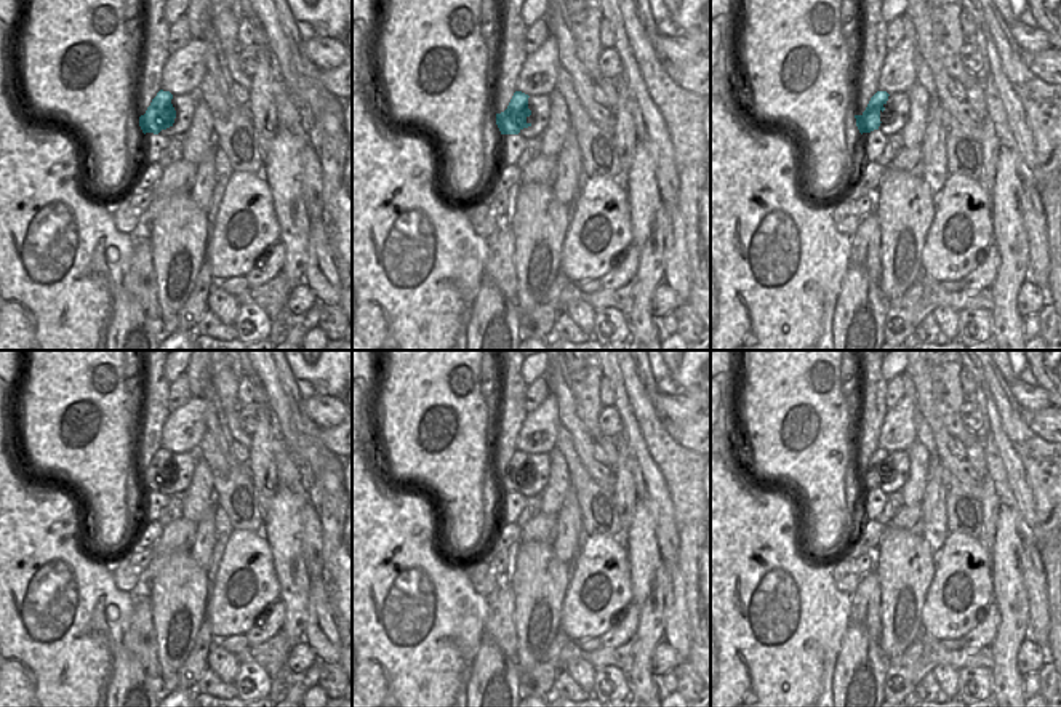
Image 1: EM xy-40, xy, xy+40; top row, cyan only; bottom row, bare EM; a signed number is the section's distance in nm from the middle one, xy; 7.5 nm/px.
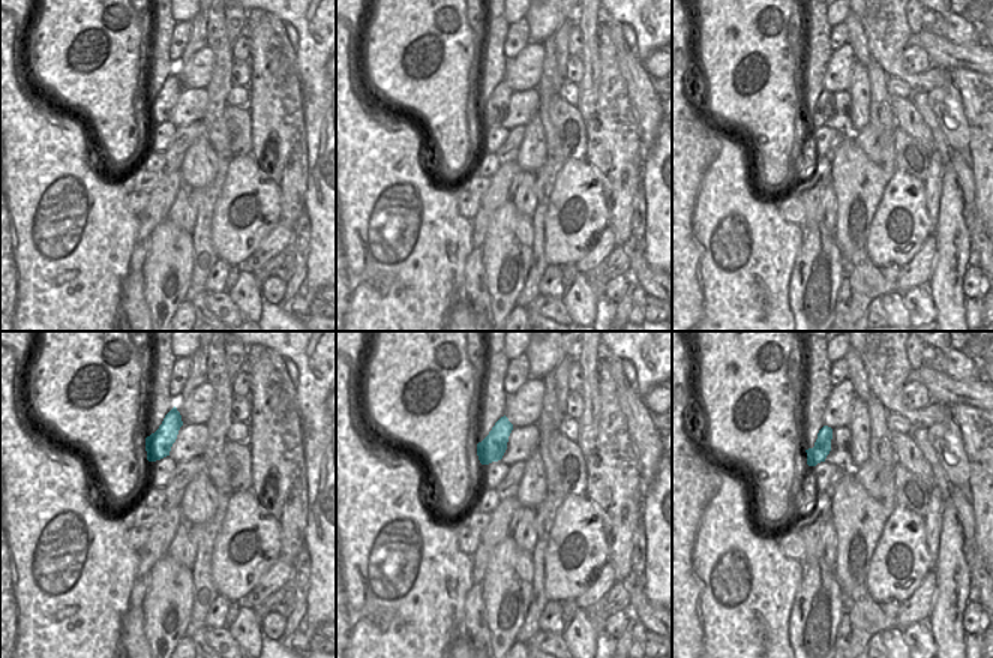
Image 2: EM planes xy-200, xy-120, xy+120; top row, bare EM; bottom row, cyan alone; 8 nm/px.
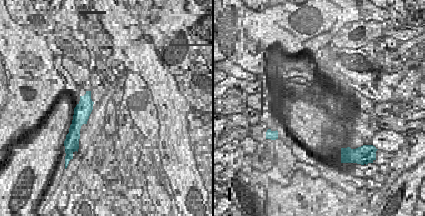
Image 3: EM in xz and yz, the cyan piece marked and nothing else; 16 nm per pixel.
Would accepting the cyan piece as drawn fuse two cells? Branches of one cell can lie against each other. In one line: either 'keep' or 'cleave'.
keep

